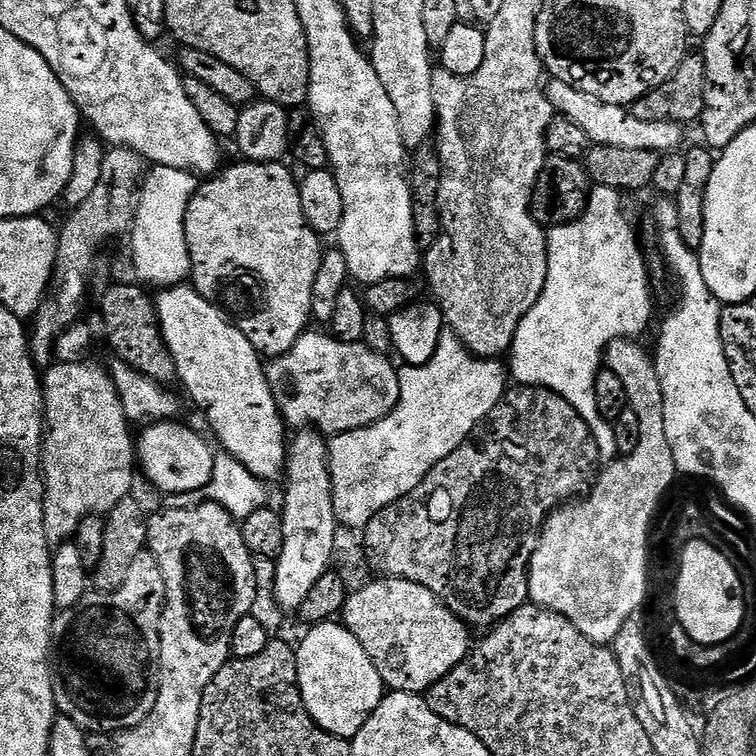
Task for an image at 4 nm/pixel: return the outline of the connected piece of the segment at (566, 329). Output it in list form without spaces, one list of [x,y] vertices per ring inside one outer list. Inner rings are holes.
[[[595,185],[591,195],[588,196],[588,208],[583,215],[579,216],[574,222],[569,224],[560,224],[557,228],[548,232],[548,273],[546,274],[546,286],[542,290],[542,294],[538,298],[538,302],[534,302],[534,306],[530,310],[530,314],[526,314],[526,318],[522,320],[516,338],[512,343],[510,359],[512,359],[512,376],[516,379],[515,383],[520,386],[531,386],[533,388],[548,388],[552,392],[556,392],[562,398],[566,398],[566,402],[570,402],[570,406],[574,406],[574,410],[578,410],[578,414],[587,422],[589,430],[592,431],[592,441],[596,443],[596,451],[599,459],[604,462],[612,462],[620,456],[618,450],[618,438],[616,437],[616,429],[611,419],[607,420],[603,416],[601,401],[596,399],[596,377],[602,371],[602,361],[605,359],[609,346],[616,340],[625,338],[640,338],[640,335],[648,328],[648,323],[652,320],[652,288],[648,285],[648,264],[644,261],[644,252],[640,249],[640,240],[636,237],[636,232],[632,229],[632,224],[628,221],[628,216],[624,213],[624,200],[619,188],[611,188],[610,186]]]

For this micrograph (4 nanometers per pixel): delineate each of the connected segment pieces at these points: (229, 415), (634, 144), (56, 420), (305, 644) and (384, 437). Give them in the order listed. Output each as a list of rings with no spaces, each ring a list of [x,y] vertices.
[[[191,283],[163,289],[154,303],[164,341],[176,363],[179,387],[184,387],[189,398],[200,404],[213,434],[220,439],[219,447],[242,462],[252,476],[265,482],[273,482],[279,476],[281,479],[286,468],[286,425],[256,347]]]
[[[555,78],[549,79],[546,84],[548,101],[563,119],[572,120],[592,140],[593,145],[626,146],[626,150],[650,150],[667,154],[679,149],[684,140],[685,129],[674,122],[642,122],[642,118],[634,118],[627,107],[610,104],[607,99],[592,96],[589,92],[578,90],[566,82]]]
[[[87,359],[73,364],[56,362],[42,376],[46,425],[42,441],[44,529],[52,546],[75,537],[87,516],[107,514],[115,504],[129,499],[132,467],[138,464],[134,432],[132,436],[116,381],[107,367],[88,363]]]
[[[340,622],[318,624],[307,629],[304,641],[296,648],[296,669],[298,670],[298,683],[302,702],[310,714],[310,718],[322,730],[326,730],[335,736],[351,738],[362,730],[366,718],[374,714],[374,710],[384,701],[386,689],[374,662],[362,650],[362,642],[354,638],[352,631],[344,627]]]
[[[445,331],[444,337],[440,340],[438,350],[434,354],[434,358],[430,358],[430,362],[426,362],[417,368],[404,366],[399,369],[400,373],[400,400],[396,404],[395,410],[386,418],[382,418],[377,424],[371,424],[365,428],[359,428],[353,432],[338,432],[328,440],[328,465],[332,471],[332,501],[334,502],[334,510],[336,511],[337,521],[341,525],[344,524],[348,528],[357,528],[363,530],[368,527],[370,518],[374,518],[374,514],[378,514],[386,506],[390,506],[398,498],[402,498],[406,494],[410,494],[410,490],[414,490],[426,478],[426,474],[437,464],[442,462],[442,458],[446,458],[454,450],[458,450],[458,446],[462,446],[465,440],[469,439],[475,433],[476,429],[484,423],[484,419],[496,409],[500,401],[504,398],[506,385],[504,385],[504,368],[500,365],[501,361],[496,358],[477,358],[468,351],[468,347],[463,344],[460,337],[455,332]]]

